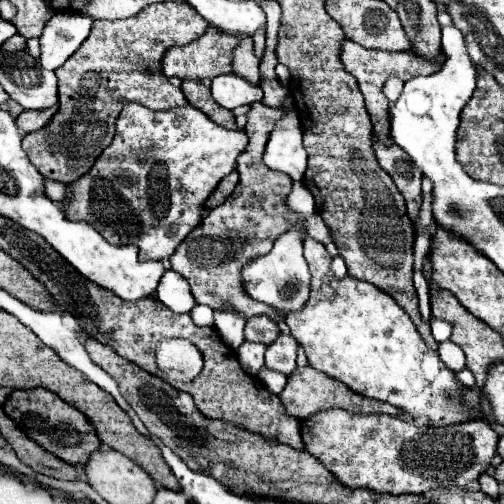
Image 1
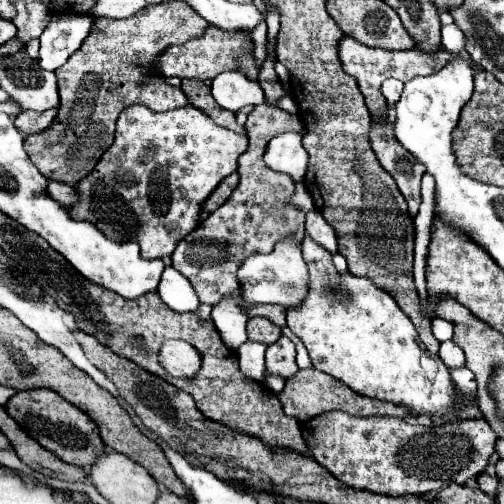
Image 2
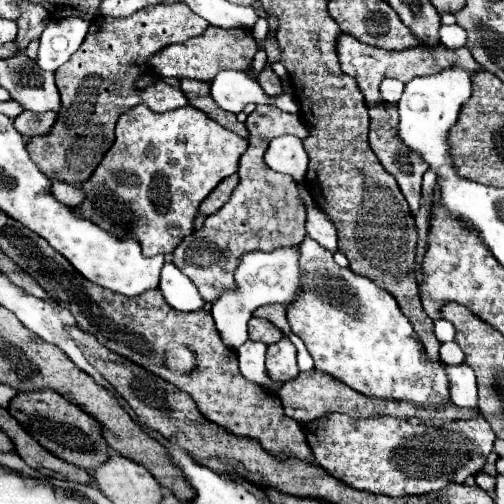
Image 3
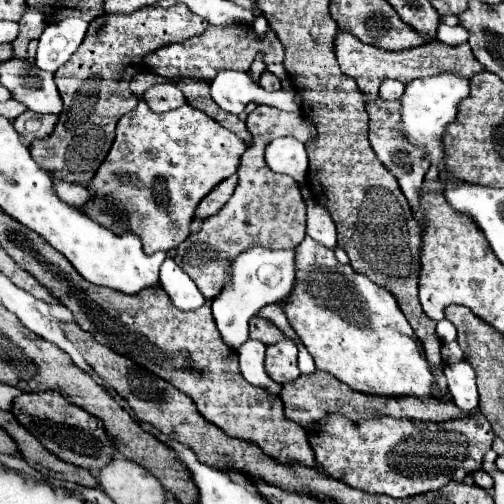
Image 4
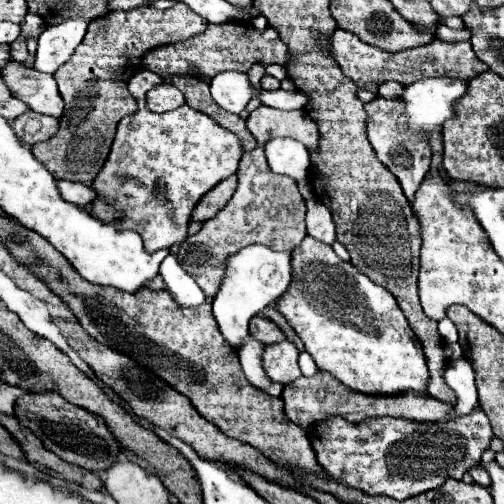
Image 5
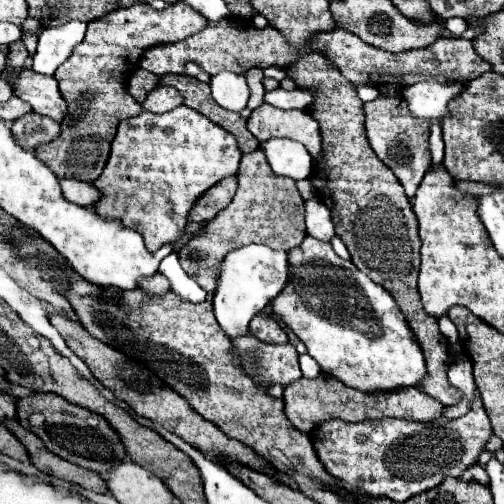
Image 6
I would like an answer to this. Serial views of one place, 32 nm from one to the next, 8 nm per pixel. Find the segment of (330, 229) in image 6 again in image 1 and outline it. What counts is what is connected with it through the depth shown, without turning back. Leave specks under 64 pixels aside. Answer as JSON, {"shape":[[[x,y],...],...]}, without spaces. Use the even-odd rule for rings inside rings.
{"shape":[[[319,213],[308,218],[306,227],[307,234],[312,236],[312,238],[316,238],[318,242],[324,242],[324,244],[326,244],[326,250],[328,250],[332,256],[338,254],[336,244],[334,244],[334,240],[332,240],[332,236],[330,236],[330,228],[326,226]]]}

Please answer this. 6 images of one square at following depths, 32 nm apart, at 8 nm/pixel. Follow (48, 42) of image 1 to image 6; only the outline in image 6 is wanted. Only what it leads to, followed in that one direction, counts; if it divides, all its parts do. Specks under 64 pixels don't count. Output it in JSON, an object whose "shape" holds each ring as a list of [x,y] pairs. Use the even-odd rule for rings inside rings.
{"shape":[[[73,20],[60,28],[46,28],[40,34],[38,50],[32,58],[32,70],[54,76],[56,68],[68,60],[74,46],[84,38],[87,23]]]}

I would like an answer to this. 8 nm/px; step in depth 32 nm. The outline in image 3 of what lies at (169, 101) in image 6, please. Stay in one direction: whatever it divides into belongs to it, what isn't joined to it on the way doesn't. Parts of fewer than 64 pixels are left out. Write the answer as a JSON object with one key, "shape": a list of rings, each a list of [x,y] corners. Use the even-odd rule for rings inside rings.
{"shape":[[[182,2],[170,6],[146,6],[126,18],[94,18],[82,46],[72,54],[72,60],[68,60],[64,68],[56,70],[56,86],[62,96],[62,110],[58,112],[56,124],[50,134],[36,136],[26,144],[36,166],[52,180],[80,186],[92,176],[112,146],[114,126],[124,112],[141,103],[156,113],[186,106],[188,102],[180,88],[154,82],[146,90],[138,92],[134,90],[134,82],[142,74],[152,72],[148,66],[152,54],[170,44],[180,44],[188,38],[200,36],[206,28],[208,22],[196,16]]]}

